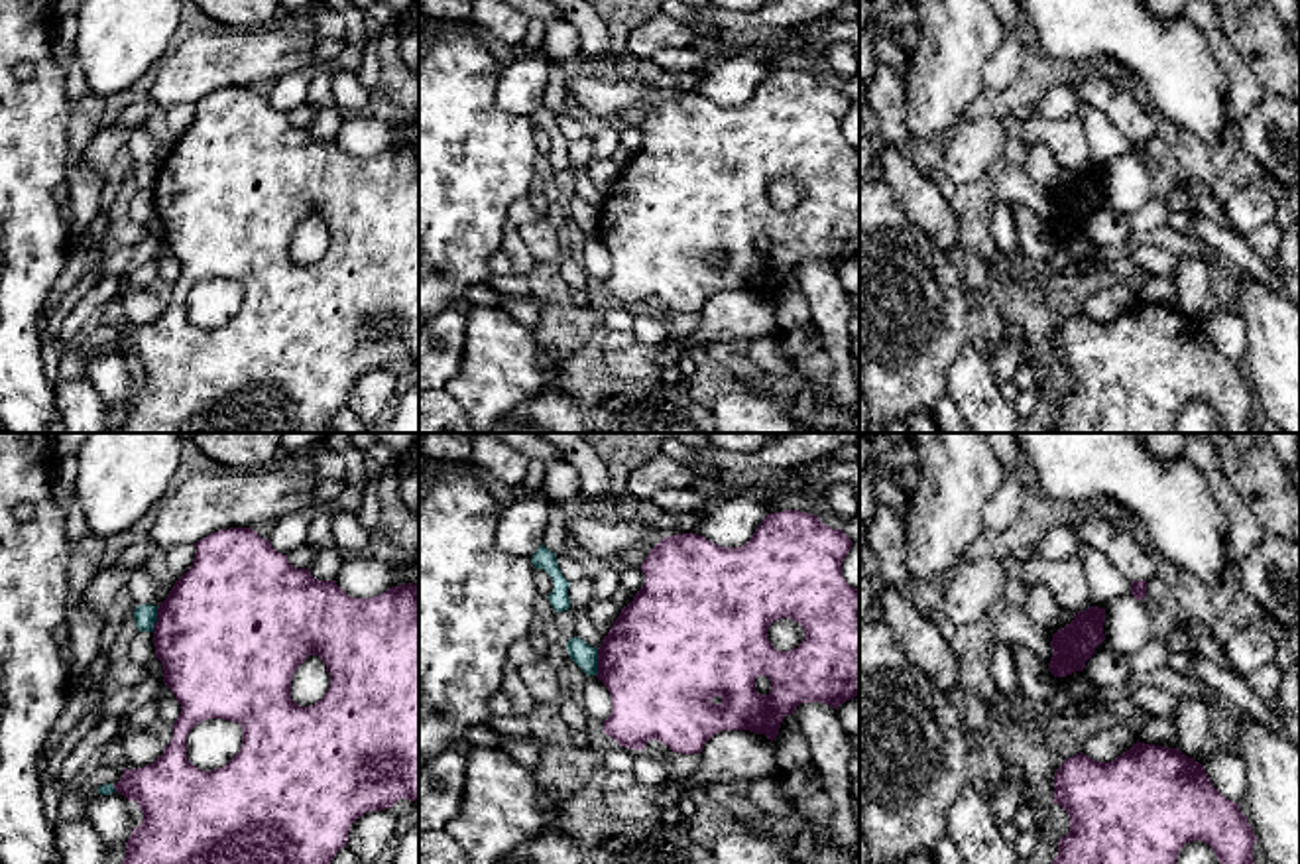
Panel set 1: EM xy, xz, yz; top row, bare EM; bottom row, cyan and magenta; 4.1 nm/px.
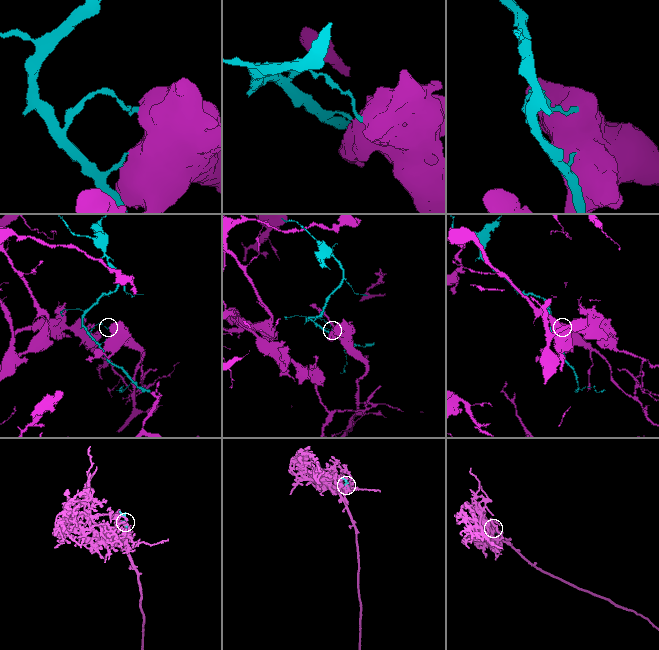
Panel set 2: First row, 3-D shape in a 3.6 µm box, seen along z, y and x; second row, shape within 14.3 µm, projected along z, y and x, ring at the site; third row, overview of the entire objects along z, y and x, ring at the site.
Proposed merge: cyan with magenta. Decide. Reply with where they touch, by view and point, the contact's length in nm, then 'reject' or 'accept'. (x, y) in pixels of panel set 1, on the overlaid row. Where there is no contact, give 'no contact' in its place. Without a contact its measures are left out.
contact xz (596, 664); length 110 nm; reject

